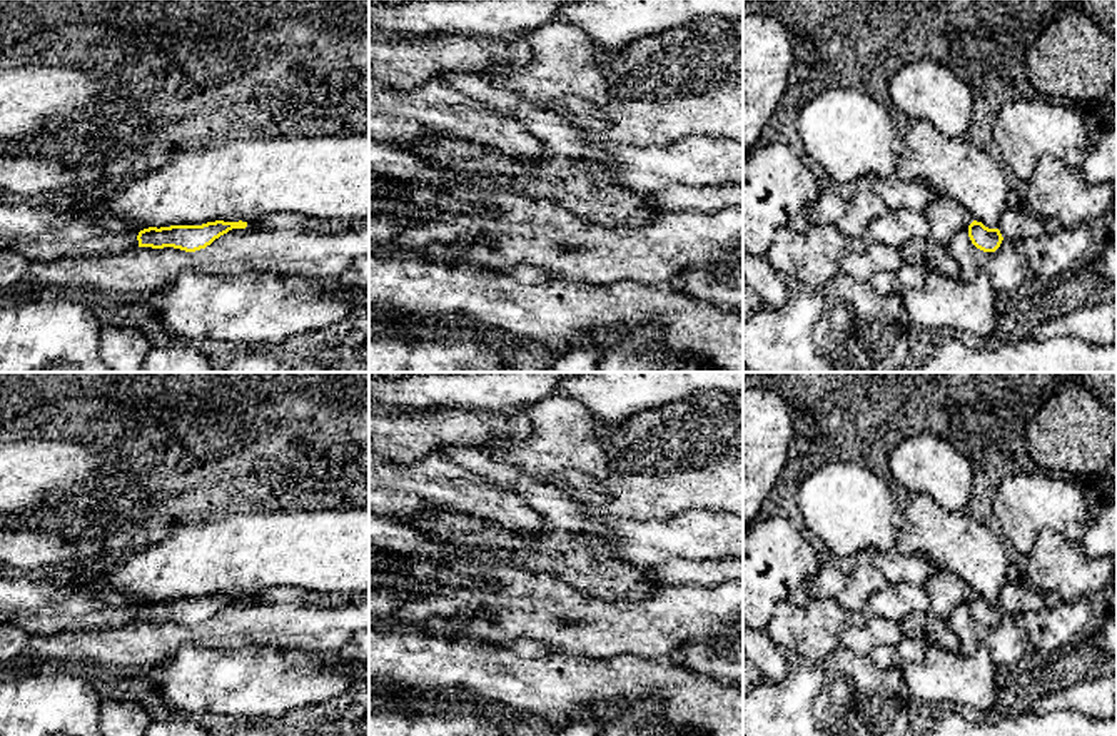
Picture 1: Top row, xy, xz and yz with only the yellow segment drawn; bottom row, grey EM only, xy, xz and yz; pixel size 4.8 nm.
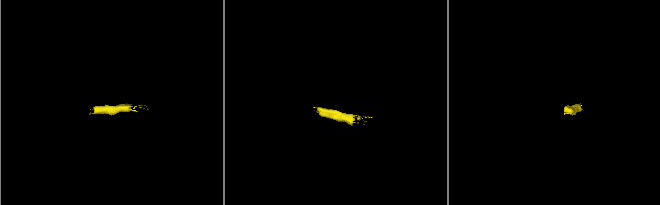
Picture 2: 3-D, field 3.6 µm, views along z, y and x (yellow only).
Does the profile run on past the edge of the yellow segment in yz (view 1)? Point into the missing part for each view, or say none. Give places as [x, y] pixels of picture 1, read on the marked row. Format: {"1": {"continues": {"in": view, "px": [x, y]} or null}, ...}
{"1": {"continues": null}}

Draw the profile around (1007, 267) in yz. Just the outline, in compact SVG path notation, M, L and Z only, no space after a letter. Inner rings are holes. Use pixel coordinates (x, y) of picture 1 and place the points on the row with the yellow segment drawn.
M968 227L953 234L947 250L958 262L958 277L972 280L985 272L998 294L1018 289L1032 275L1030 264L1015 242L1003 239L995 252L983 252L972 244Z

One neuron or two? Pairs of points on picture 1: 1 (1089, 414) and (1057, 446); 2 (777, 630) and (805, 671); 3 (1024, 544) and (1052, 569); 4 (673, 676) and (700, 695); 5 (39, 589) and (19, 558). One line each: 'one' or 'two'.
1: one
2: two
3: two
4: one
5: two

